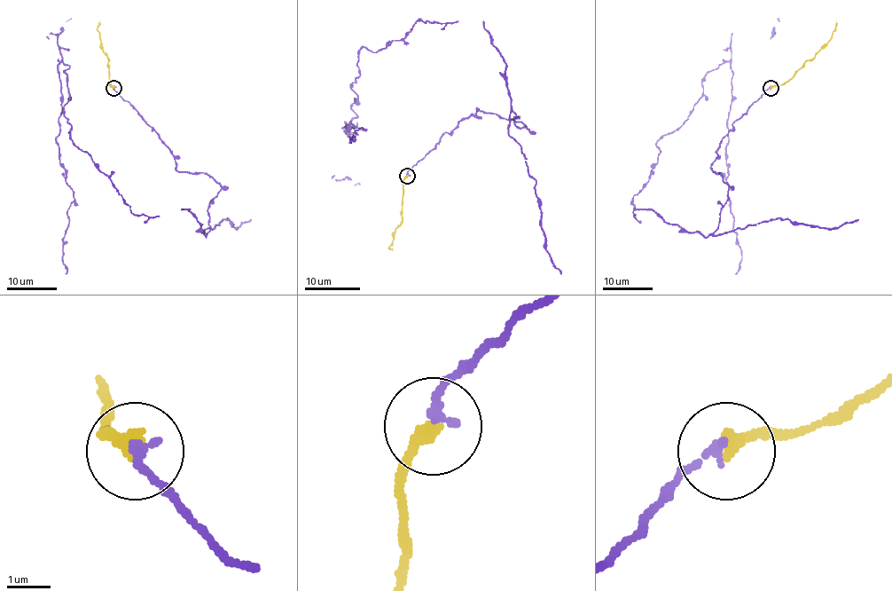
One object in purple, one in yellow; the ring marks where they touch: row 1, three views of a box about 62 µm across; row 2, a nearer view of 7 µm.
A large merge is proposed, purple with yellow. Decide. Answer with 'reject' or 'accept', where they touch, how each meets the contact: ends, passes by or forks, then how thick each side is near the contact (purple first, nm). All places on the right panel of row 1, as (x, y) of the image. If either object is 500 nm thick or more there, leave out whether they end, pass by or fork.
accept | (770, 88) | purple ends | yellow ends | 240/360 nm

